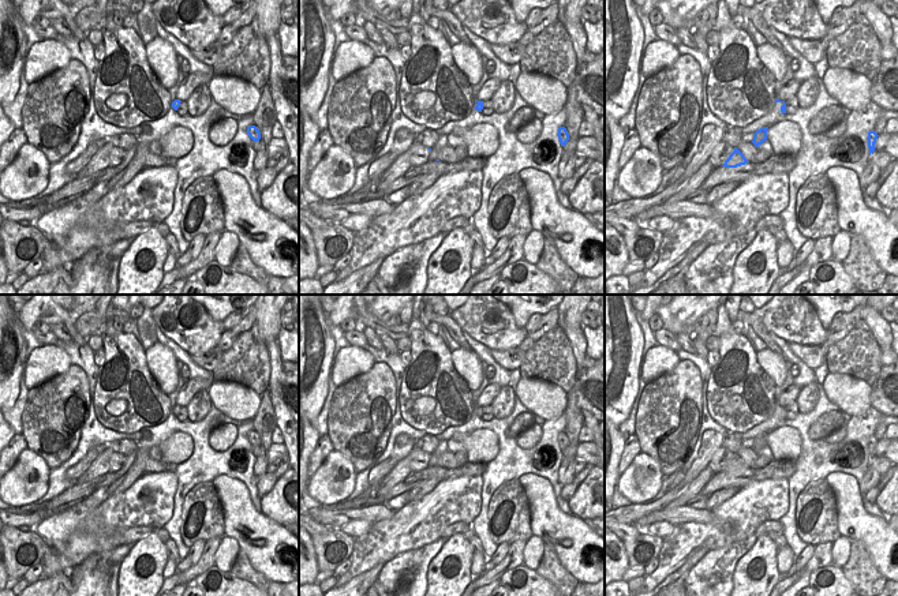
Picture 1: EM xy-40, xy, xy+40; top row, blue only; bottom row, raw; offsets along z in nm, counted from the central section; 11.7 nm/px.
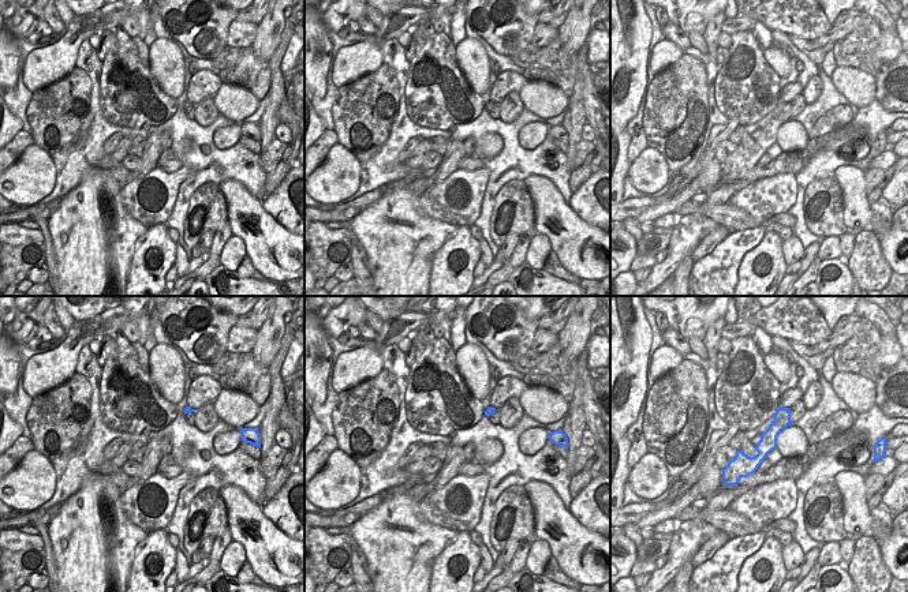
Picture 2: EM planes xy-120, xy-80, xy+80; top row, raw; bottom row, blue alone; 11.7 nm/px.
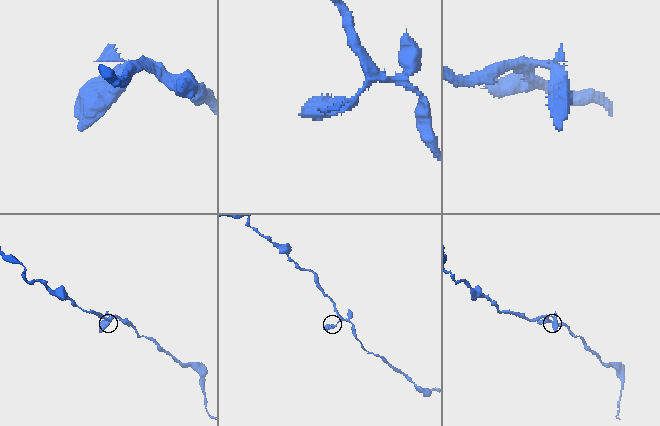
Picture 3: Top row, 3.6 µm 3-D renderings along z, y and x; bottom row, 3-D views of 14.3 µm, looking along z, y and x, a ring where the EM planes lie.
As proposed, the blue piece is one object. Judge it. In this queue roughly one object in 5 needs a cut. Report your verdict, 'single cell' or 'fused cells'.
single cell

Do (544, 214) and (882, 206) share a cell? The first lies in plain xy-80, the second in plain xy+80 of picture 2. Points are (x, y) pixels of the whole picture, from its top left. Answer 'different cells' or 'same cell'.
different cells

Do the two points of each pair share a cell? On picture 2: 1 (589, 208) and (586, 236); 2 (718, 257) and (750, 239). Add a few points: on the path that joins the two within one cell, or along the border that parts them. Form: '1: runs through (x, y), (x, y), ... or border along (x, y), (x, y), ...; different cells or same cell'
1: border along (568, 205), (582, 218), (596, 227); different cells
2: runs through (727, 255), (742, 242); same cell

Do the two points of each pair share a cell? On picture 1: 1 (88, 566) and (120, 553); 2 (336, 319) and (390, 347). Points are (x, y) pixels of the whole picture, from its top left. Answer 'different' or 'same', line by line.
1: same
2: same

